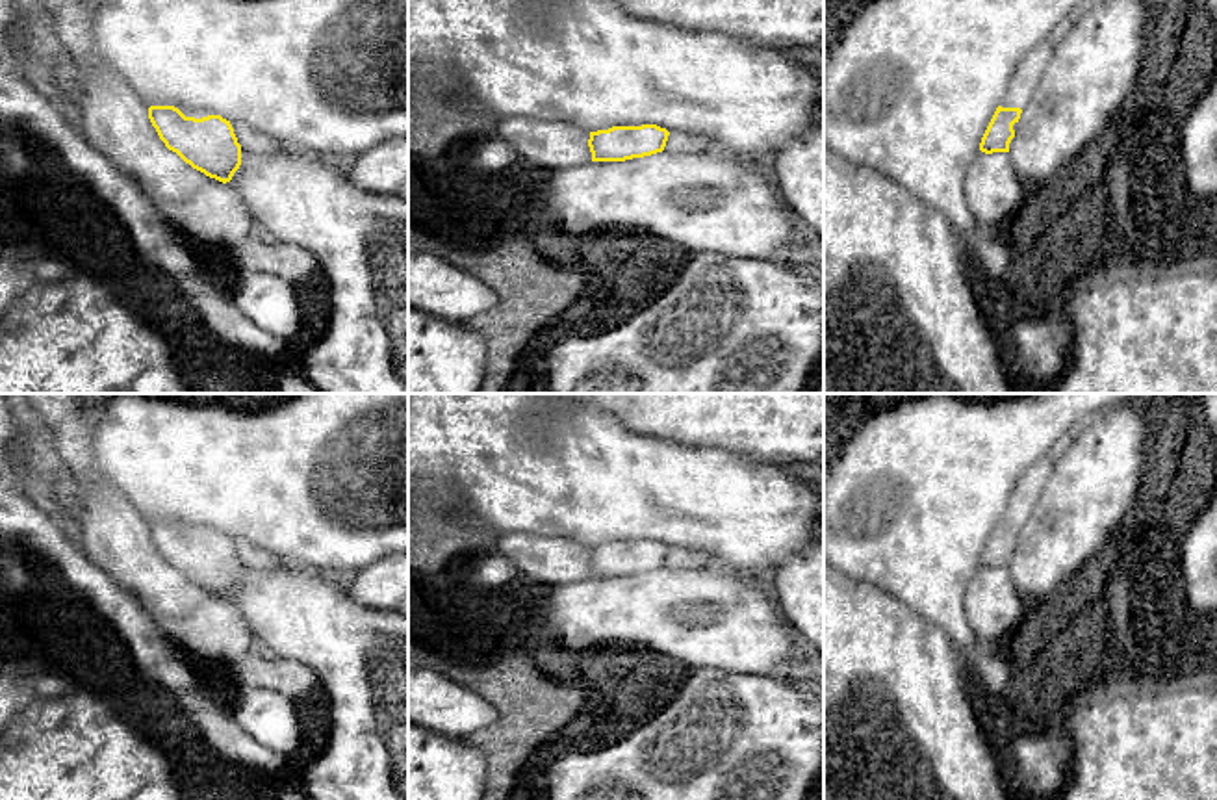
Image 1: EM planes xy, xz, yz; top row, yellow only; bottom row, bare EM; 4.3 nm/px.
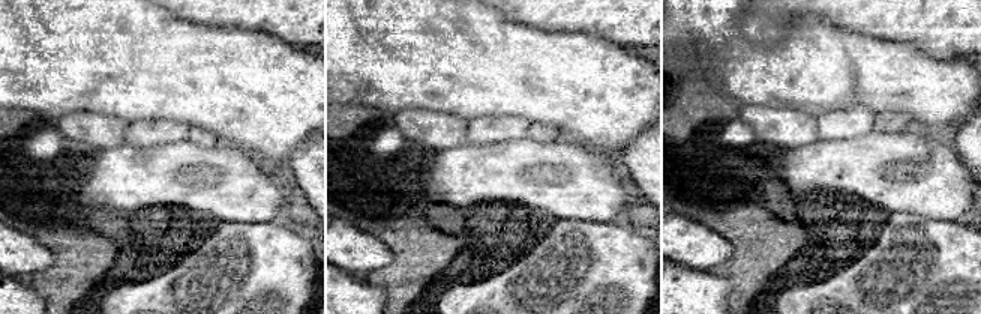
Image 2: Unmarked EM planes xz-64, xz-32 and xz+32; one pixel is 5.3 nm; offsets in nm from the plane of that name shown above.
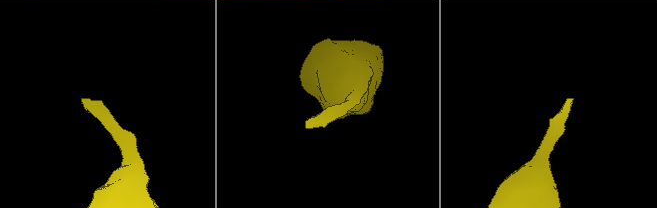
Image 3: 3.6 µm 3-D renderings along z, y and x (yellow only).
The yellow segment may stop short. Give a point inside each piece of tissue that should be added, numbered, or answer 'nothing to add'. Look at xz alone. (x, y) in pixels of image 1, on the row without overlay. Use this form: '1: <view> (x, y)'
nothing to add

